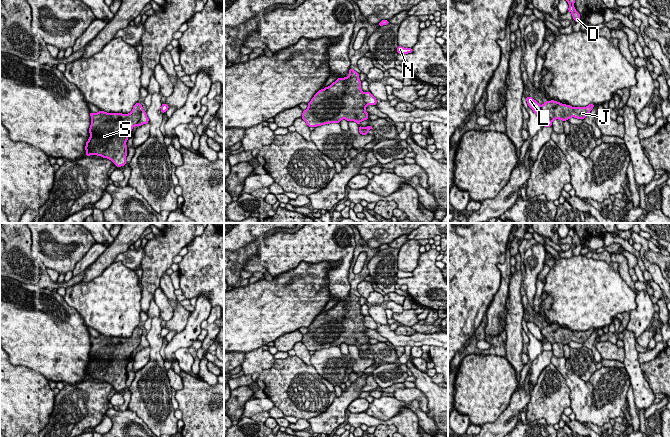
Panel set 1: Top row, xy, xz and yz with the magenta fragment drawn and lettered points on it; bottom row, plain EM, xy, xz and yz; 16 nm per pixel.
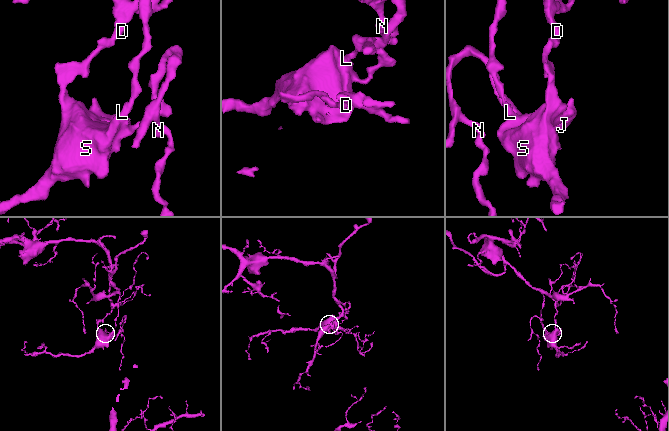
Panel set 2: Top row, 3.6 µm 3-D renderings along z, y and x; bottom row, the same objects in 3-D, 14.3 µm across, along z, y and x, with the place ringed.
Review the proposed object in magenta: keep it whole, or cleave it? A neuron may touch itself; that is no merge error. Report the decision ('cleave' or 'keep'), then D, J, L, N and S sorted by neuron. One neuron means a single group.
keep; groups D J L N S

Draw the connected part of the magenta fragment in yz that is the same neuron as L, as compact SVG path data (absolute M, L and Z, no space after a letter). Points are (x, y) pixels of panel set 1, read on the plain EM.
M530 320L526 321L526 325L529 332L542 342L543 350L545 351L551 351L552 345L556 343L566 345L574 341L583 344L594 331L593 327L587 331L572 331L554 324L545 325L544 328L540 330L539 327Z

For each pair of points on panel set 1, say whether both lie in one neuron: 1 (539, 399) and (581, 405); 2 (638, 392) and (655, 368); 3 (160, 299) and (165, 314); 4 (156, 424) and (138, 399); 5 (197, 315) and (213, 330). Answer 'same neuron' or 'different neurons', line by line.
1: different neurons
2: different neurons
3: same neuron
4: same neuron
5: different neurons

